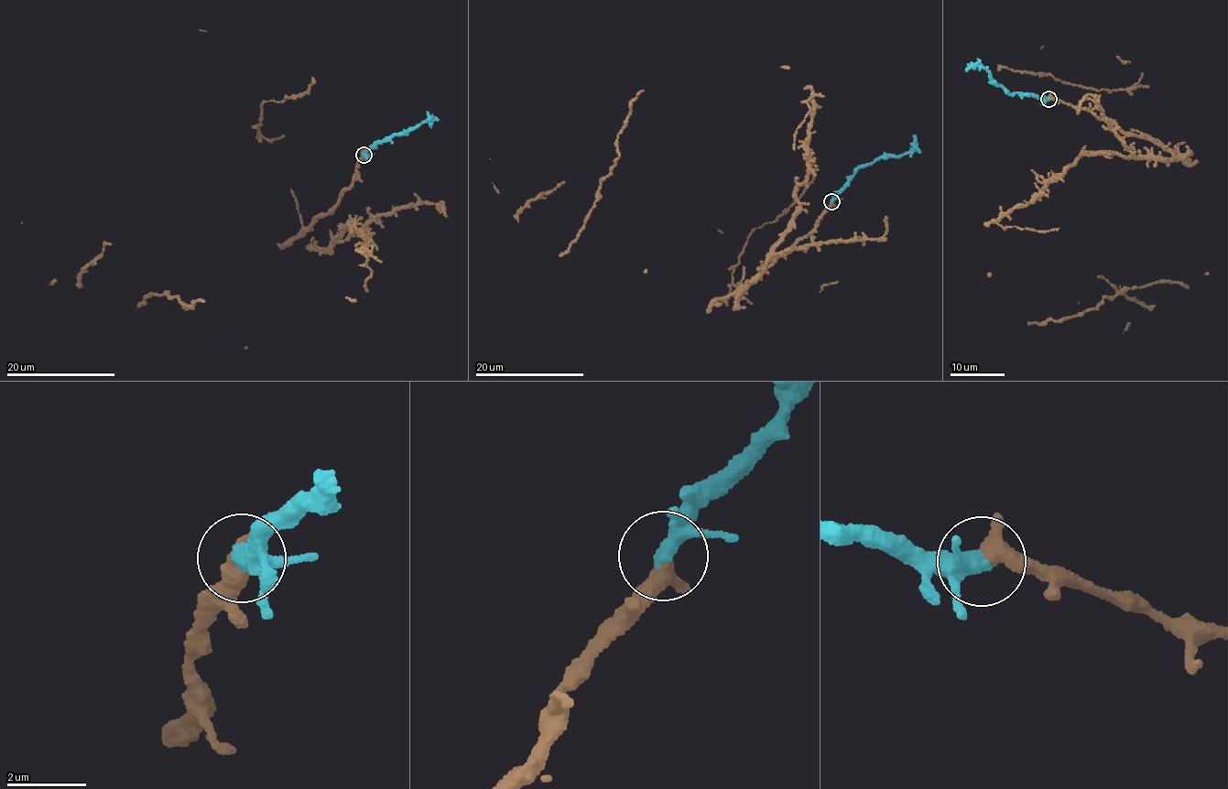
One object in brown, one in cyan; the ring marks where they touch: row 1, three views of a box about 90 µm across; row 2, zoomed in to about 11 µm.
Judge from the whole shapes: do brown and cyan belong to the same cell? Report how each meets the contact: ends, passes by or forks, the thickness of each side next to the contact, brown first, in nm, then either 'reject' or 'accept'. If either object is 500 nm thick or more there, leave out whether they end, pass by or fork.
550/300 nm | accept

